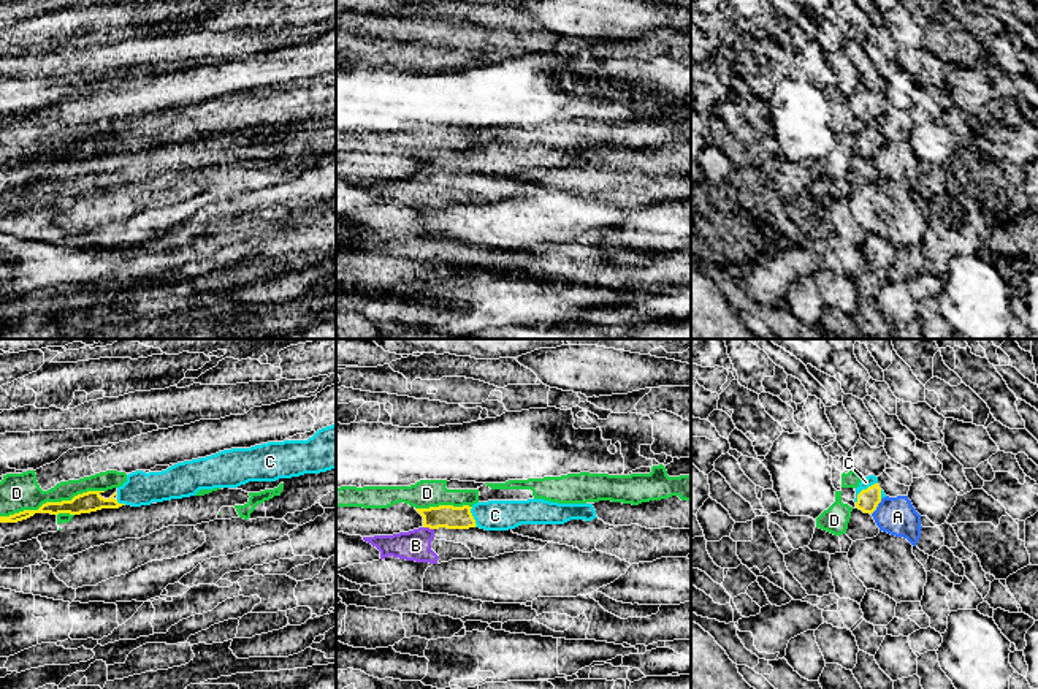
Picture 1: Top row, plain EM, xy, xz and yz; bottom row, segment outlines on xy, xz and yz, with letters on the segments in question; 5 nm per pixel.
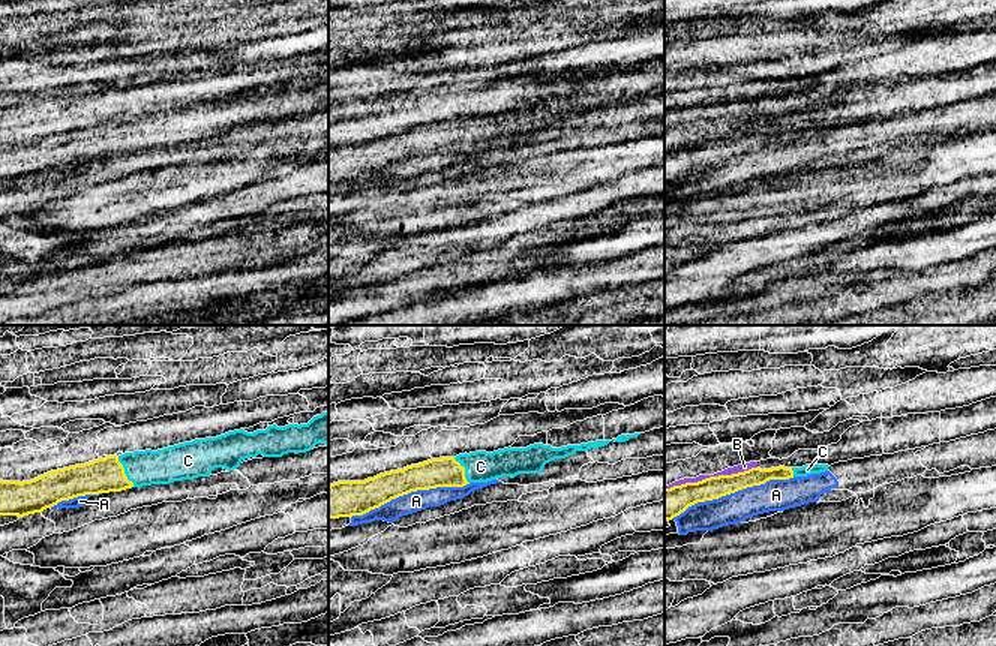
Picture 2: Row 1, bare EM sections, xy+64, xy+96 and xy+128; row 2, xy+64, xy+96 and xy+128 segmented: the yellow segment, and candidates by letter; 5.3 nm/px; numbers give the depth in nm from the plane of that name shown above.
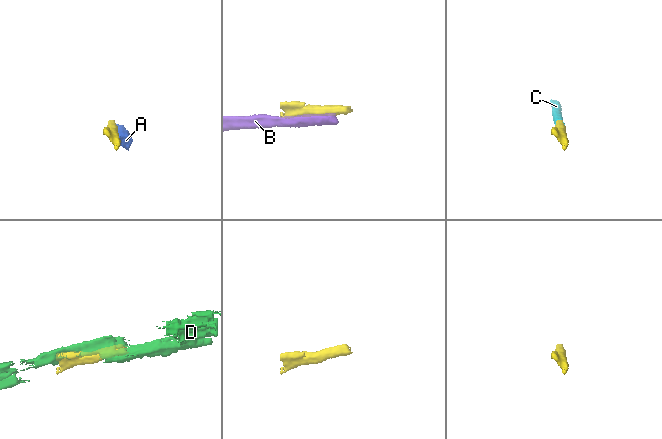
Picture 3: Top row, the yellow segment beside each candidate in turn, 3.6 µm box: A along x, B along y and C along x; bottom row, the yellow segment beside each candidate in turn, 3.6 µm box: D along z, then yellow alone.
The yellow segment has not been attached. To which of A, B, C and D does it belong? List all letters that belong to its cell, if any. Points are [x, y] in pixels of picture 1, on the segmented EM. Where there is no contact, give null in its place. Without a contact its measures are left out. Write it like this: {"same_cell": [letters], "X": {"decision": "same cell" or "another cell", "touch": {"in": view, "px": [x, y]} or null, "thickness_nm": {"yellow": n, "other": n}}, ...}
{"same_cell": ["C"], "A": {"decision": "another cell", "touch": {"in": "yz", "px": [877, 506]}, "thickness_nm": {"yellow": 110, "other": 190}}, "B": {"decision": "another cell", "touch": {"in": "xz", "px": [428, 526]}, "thickness_nm": {"yellow": 120, "other": 160}}, "C": {"decision": "same cell", "touch": {"in": "yz", "px": [862, 490]}, "thickness_nm": {"yellow": 110, "other": 60}}, "D": {"decision": "another cell", "touch": {"in": "xy", "px": [51, 502]}, "thickness_nm": {"yellow": 110, "other": 190}}}

